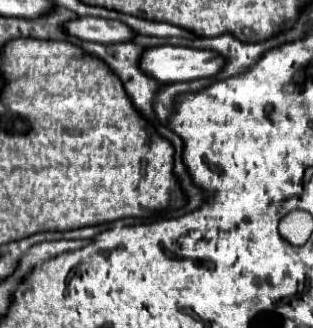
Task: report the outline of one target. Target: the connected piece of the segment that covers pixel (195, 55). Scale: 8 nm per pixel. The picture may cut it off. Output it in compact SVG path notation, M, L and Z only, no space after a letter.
M152 46L140 54L140 70L162 84L210 78L224 66L222 56L210 50L182 46Z

